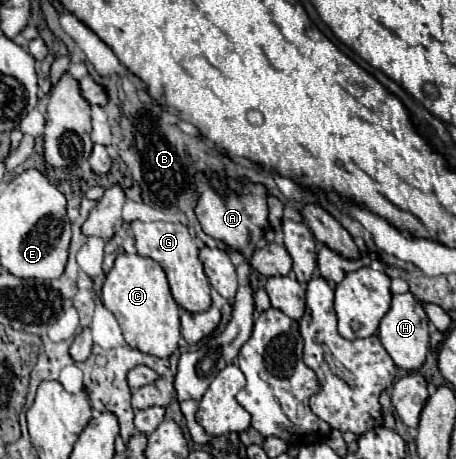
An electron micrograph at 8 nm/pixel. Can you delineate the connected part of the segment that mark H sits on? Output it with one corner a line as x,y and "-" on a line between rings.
410,292
394,294
392,296
392,308
382,318
378,336
380,336
386,352
390,354
390,358
394,360
394,364
398,368
418,370
424,364
426,354
428,354
428,316
426,316
422,304

